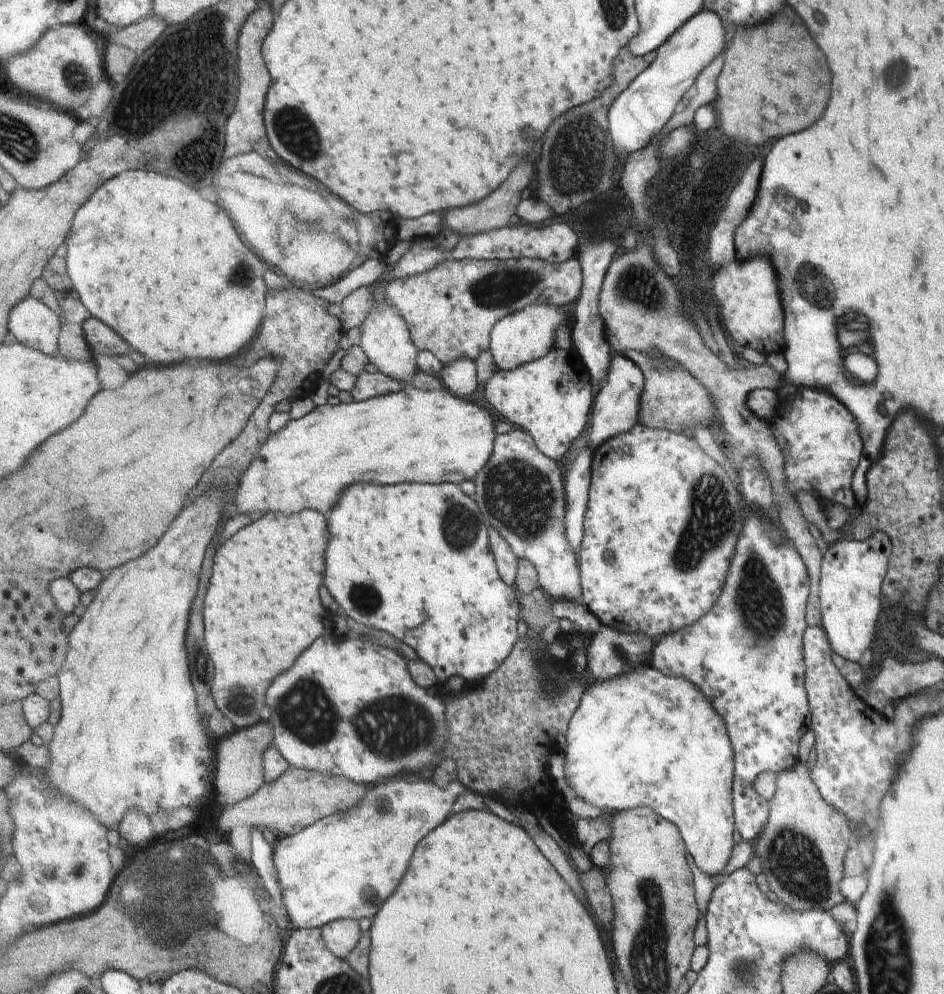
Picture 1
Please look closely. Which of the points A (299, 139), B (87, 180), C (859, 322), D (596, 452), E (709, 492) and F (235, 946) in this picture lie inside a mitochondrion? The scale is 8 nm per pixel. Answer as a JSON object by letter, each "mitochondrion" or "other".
{"A":"mitochondrion","B":"other","C":"mitochondrion","D":"other","E":"mitochondrion","F":"other"}

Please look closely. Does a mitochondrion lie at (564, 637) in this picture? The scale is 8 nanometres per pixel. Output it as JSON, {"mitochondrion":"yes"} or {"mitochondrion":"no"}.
{"mitochondrion":"no"}

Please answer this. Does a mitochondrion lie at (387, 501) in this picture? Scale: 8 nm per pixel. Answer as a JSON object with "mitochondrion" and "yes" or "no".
{"mitochondrion":"no"}

